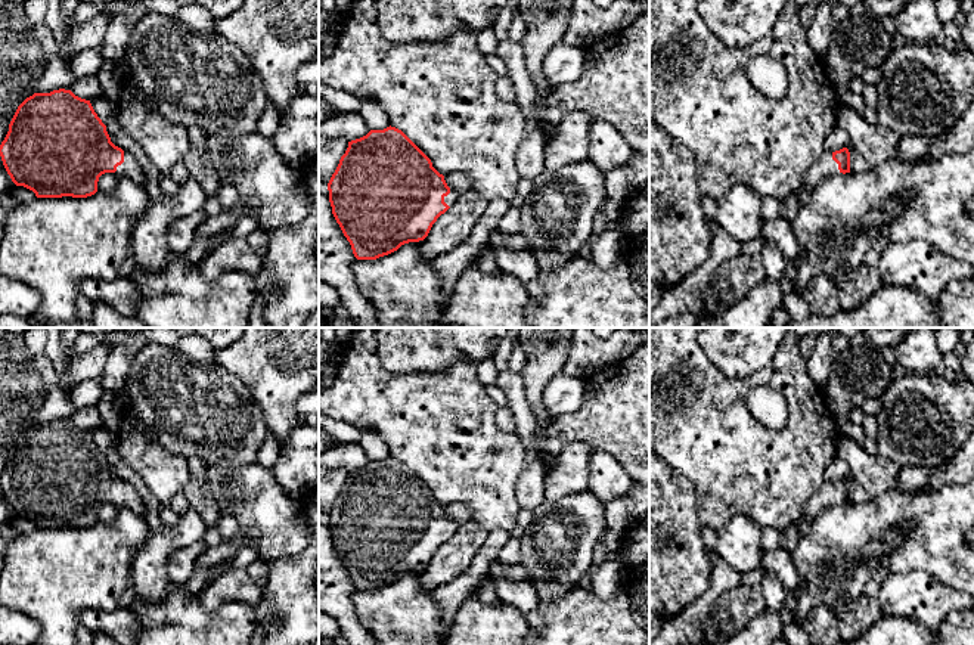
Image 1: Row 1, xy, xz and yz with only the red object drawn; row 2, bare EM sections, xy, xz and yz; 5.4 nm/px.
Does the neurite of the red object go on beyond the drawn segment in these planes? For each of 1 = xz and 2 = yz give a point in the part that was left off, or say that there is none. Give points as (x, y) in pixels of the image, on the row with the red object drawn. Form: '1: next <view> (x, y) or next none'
1: next xz (452, 197)
2: next yz (825, 167)

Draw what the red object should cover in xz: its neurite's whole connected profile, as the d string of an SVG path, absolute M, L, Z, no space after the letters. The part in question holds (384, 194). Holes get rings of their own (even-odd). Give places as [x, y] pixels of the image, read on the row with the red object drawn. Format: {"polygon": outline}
{"polygon": "M391 125L384 130L370 130L366 136L348 142L328 183L328 190L332 214L357 260L376 260L397 251L404 244L424 241L437 218L459 196L447 186L444 176L432 167L431 159L401 130Z"}

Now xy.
{"polygon": "M65 89L34 93L18 106L0 145L0 156L12 182L32 190L37 198L91 196L105 173L127 177L137 186L146 183L142 165L134 155L111 142L90 100Z"}

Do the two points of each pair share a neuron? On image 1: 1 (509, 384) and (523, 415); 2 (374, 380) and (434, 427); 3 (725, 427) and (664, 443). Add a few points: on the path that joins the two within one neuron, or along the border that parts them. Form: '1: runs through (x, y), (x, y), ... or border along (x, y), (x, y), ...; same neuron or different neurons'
1: runs through (515, 391), (520, 408); same neuron
2: runs through (388, 394), (405, 411), (419, 416); same neuron
3: runs through (710, 427), (679, 428); same neuron

